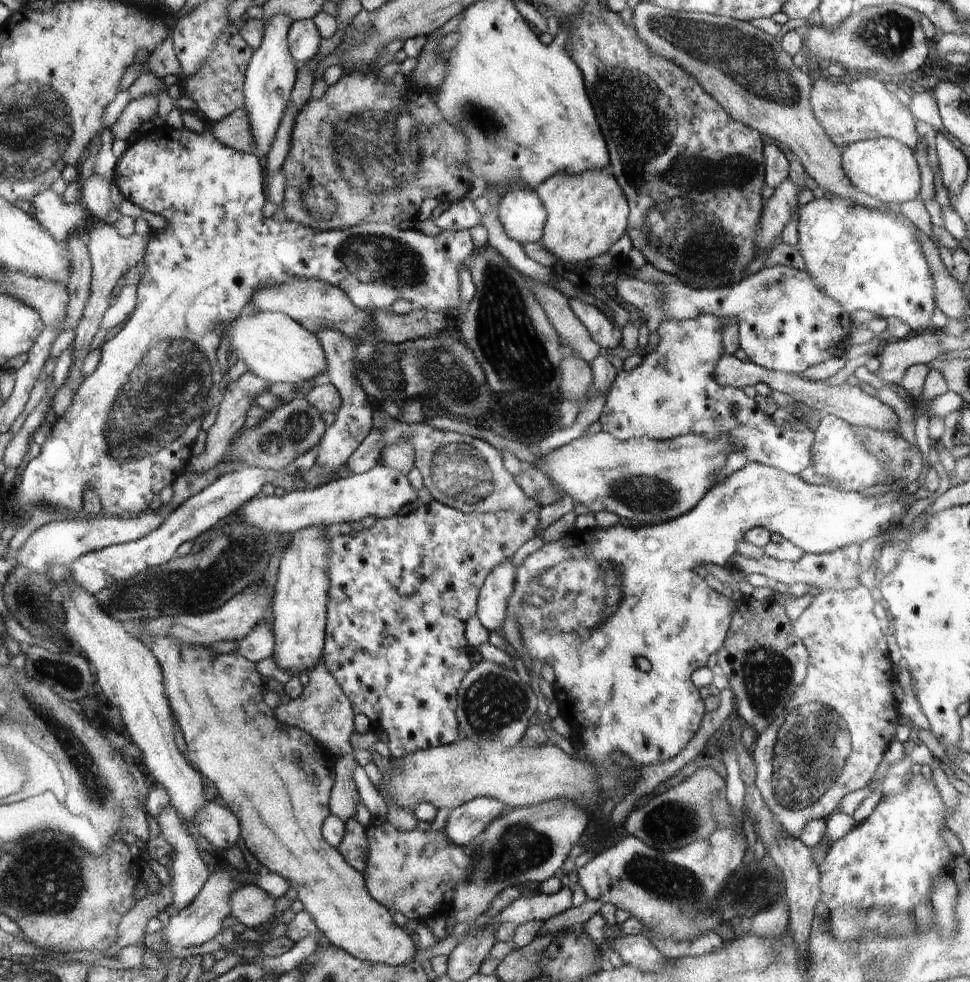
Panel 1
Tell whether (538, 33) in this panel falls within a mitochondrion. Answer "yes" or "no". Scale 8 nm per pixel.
no

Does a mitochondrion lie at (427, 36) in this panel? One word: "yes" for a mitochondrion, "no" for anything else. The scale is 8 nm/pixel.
no

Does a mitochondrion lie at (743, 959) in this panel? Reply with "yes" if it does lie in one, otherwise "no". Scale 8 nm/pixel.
no

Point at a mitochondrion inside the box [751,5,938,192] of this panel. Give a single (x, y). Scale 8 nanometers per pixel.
(887, 35)

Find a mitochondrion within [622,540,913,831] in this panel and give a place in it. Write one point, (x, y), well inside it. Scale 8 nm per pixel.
(809, 757)

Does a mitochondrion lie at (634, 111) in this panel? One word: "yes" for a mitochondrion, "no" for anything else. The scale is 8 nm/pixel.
yes

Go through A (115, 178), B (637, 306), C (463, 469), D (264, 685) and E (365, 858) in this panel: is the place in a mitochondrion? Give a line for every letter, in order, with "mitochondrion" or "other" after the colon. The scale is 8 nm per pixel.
A: other
B: other
C: mitochondrion
D: other
E: other

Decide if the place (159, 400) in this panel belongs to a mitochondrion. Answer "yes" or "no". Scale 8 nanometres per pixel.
yes

